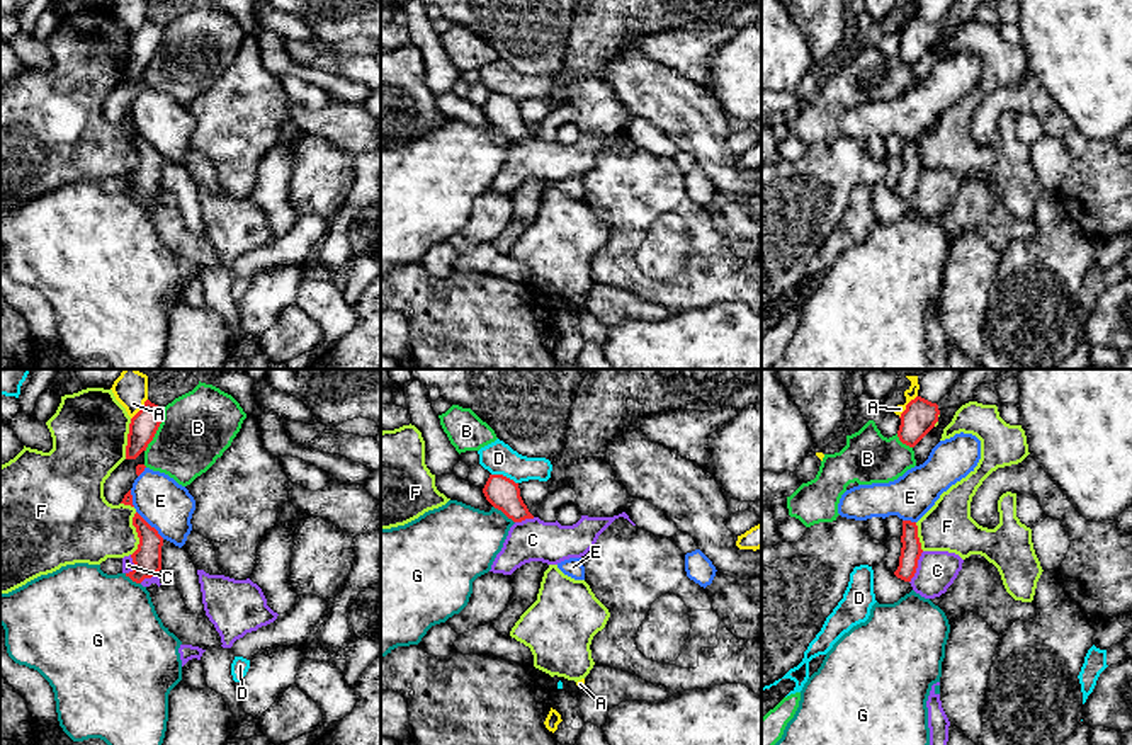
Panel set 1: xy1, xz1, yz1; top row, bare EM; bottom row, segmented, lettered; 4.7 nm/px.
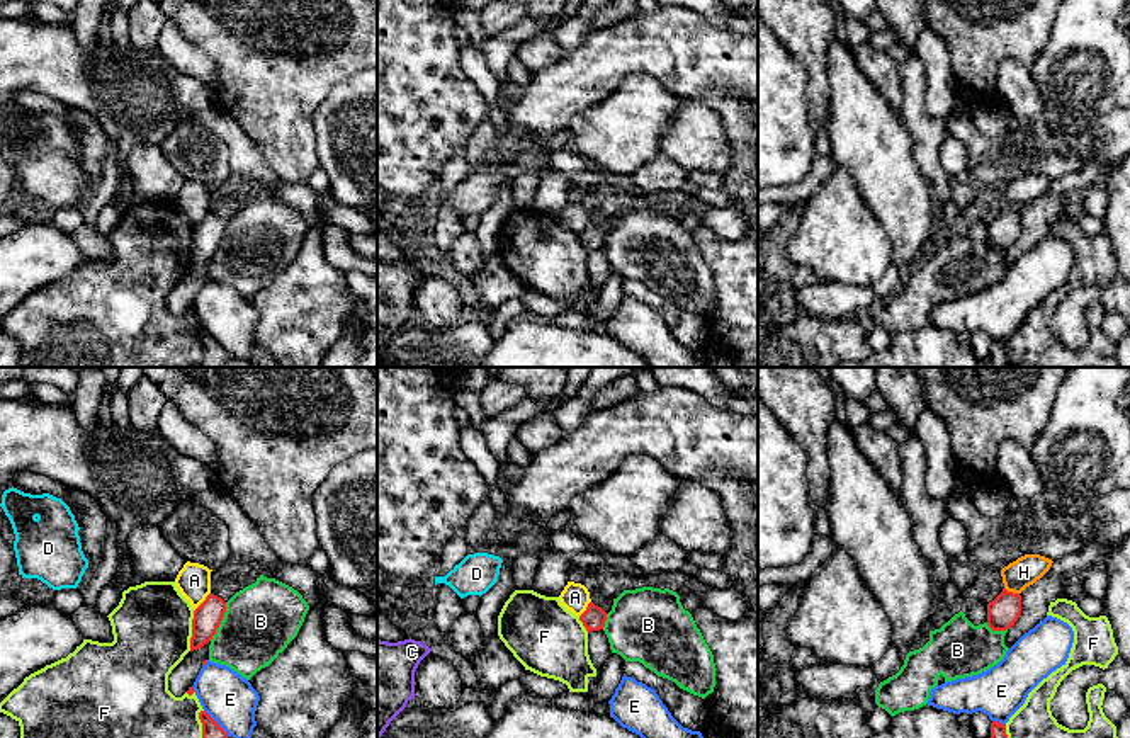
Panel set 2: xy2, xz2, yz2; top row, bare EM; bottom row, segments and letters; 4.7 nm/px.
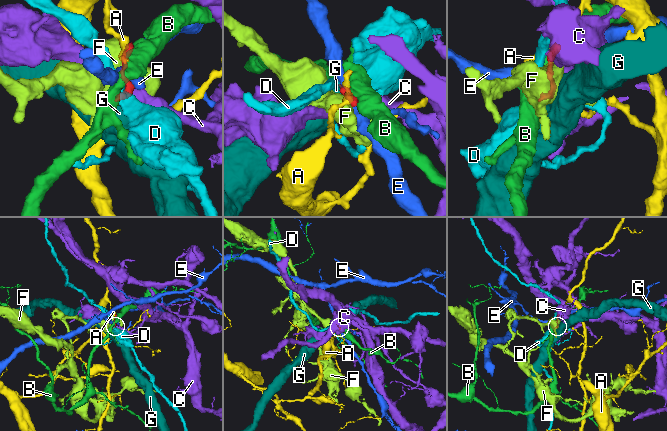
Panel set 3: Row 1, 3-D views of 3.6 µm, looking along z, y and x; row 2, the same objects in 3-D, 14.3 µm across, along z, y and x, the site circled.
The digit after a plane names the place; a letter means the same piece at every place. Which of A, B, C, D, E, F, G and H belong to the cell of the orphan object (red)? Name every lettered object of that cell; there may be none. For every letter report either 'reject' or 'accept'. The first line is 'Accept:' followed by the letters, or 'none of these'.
Accept: H
A: reject
B: reject
C: reject
D: reject
E: reject
F: reject
G: reject
H: accept

